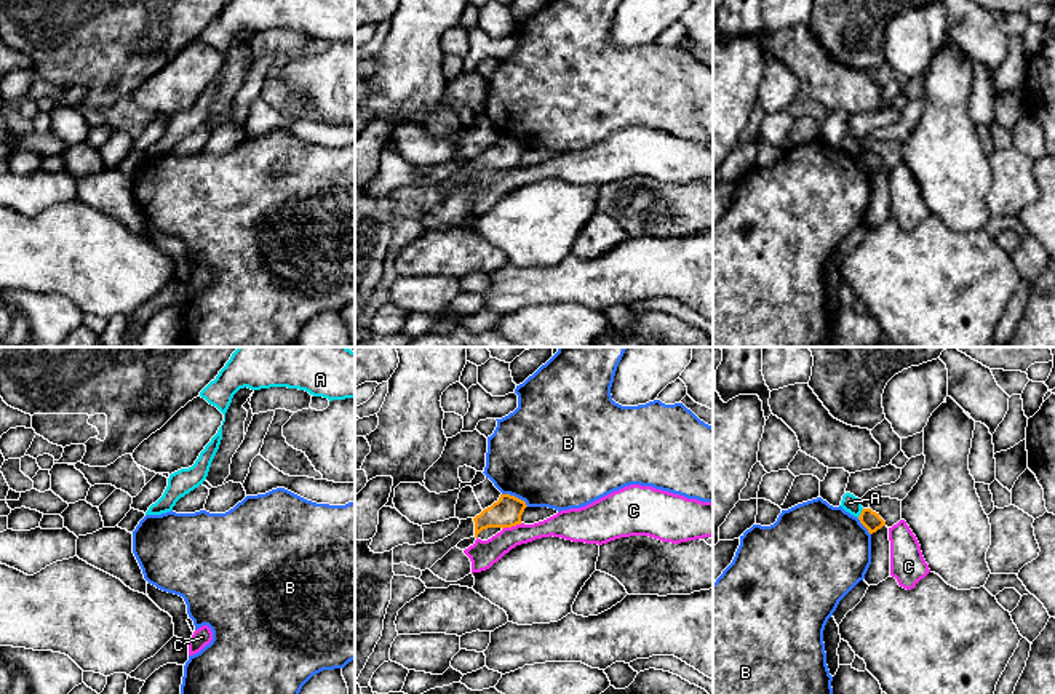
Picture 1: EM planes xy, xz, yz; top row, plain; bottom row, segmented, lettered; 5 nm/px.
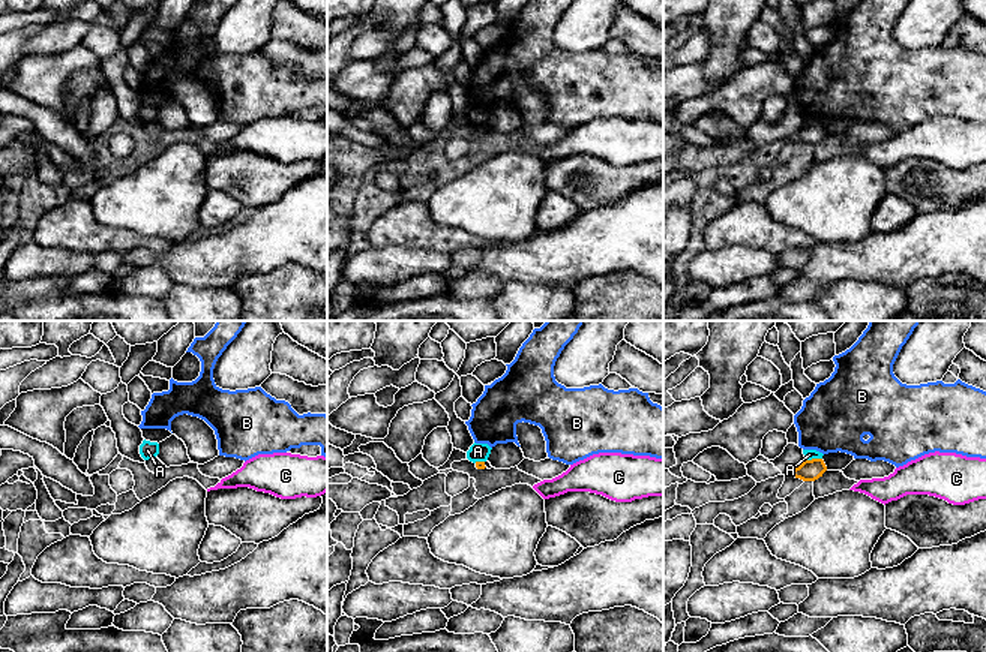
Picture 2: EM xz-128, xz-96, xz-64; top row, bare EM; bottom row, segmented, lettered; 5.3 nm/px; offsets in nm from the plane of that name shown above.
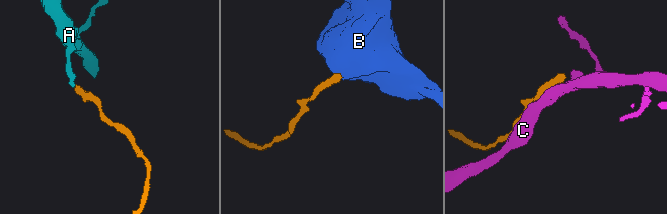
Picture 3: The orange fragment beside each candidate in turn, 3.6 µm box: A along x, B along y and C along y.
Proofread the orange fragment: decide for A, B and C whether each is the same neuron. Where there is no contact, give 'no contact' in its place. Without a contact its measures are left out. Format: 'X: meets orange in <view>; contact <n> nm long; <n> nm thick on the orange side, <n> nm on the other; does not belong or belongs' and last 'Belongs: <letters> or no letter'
A: meets orange in yz; contact 60 nm long; 90 nm thick on the orange side, 90 nm on the other; does not belong
B: meets orange in xz; contact 150 nm long; 150 nm thick on the orange side, 500 nm on the other; does not belong
C: meets orange in xz; contact 110 nm long; 150 nm thick on the orange side, 140 nm on the other; does not belong
Belongs: no letter

